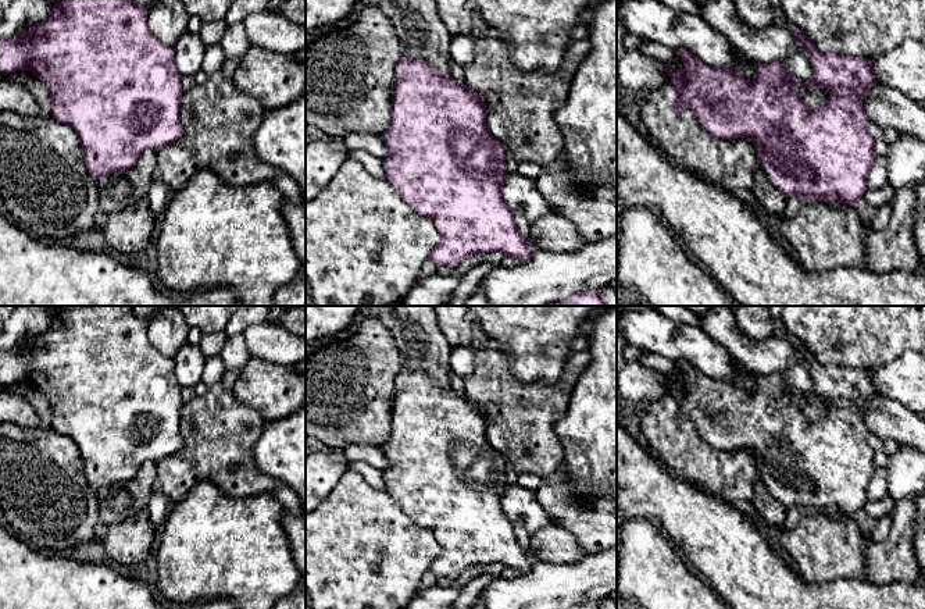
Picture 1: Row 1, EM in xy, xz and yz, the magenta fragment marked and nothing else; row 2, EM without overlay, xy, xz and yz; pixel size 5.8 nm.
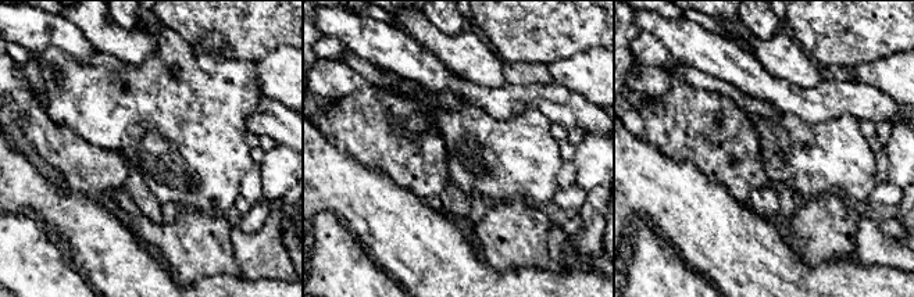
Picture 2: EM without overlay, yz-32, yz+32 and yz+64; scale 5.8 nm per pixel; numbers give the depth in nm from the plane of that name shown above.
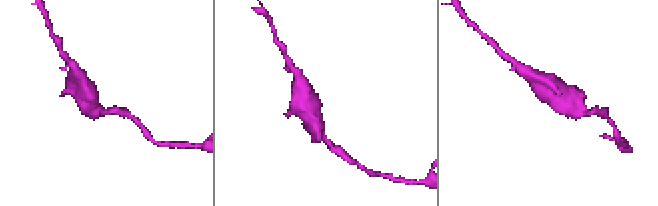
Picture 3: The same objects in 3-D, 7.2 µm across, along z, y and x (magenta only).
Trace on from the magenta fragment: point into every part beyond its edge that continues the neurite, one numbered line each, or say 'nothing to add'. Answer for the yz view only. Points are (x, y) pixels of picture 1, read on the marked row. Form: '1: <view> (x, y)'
nothing to add

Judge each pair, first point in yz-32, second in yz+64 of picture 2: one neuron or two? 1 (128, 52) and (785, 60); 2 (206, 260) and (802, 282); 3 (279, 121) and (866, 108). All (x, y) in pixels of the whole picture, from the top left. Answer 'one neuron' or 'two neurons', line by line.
1: one neuron
2: two neurons
3: one neuron

